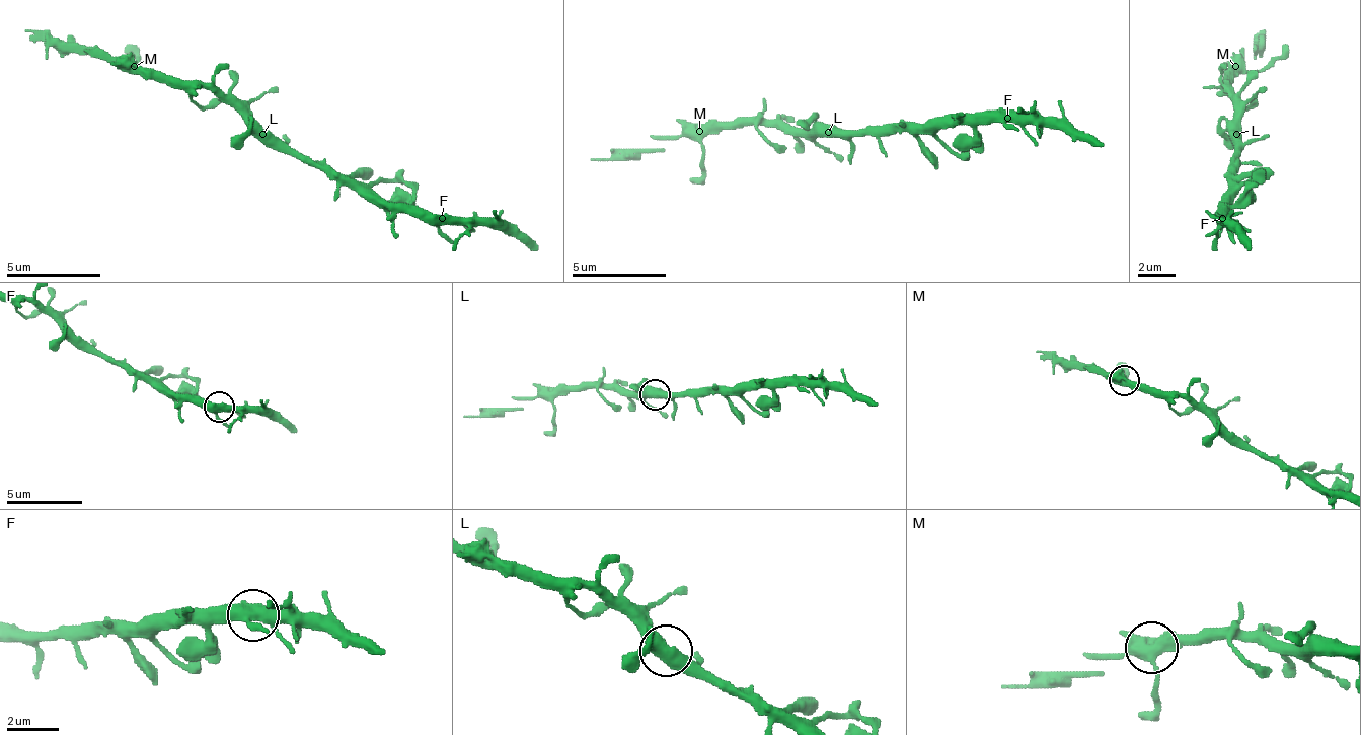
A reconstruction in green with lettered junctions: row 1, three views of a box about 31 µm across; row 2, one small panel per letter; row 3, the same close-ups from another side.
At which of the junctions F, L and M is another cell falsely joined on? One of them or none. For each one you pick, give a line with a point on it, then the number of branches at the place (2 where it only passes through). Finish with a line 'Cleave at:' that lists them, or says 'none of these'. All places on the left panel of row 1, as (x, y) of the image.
Cleave at: none of these

